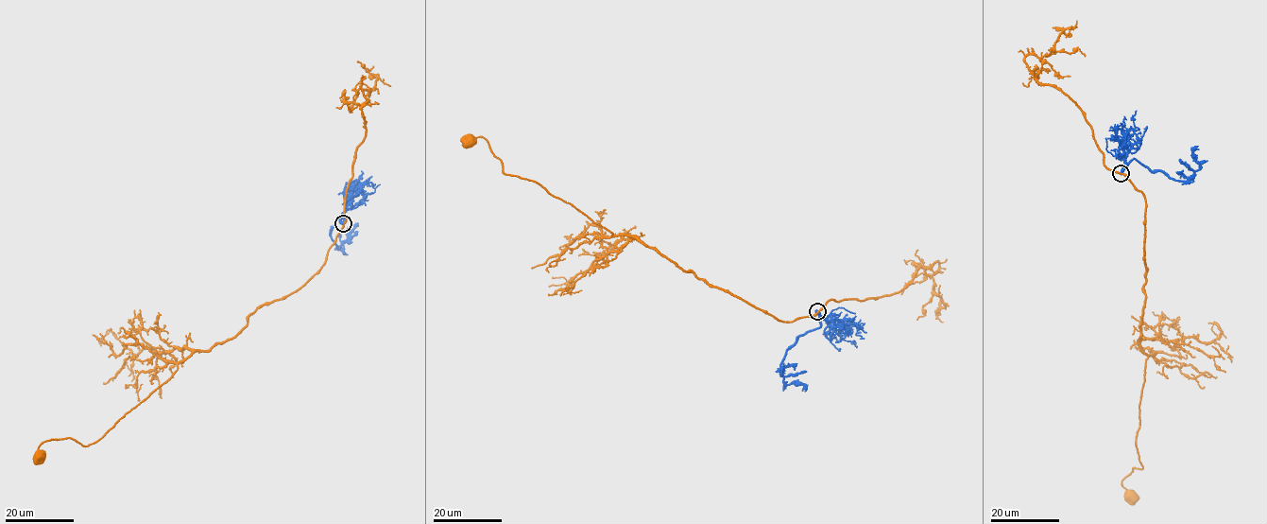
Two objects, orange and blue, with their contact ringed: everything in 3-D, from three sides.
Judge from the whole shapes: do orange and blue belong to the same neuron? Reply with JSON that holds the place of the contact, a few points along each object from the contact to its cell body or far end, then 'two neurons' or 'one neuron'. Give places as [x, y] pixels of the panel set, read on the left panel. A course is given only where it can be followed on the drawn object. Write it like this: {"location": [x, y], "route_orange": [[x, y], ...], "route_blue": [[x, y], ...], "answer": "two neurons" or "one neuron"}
{"location": [343, 223], "route_orange": [[343, 223], [308, 282], [248, 316], [229, 340], [180, 361], [96, 442], [49, 440], [41, 455]], "route_blue": [[343, 223], [342, 213], [335, 218], [330, 234], [339, 250], [357, 224]], "answer": "two neurons"}

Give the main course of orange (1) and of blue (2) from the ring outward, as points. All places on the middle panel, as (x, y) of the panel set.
1: (817, 311), (786, 322), (711, 287), (634, 237), (613, 235), (538, 183), (504, 172), (487, 141), (470, 140)
2: (817, 311), (819, 326), (798, 337), (784, 357), (780, 368), (784, 383), (801, 384), (805, 392)

